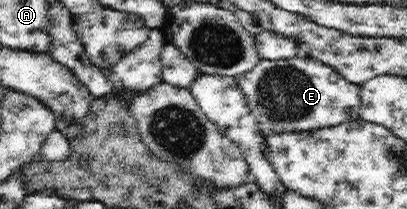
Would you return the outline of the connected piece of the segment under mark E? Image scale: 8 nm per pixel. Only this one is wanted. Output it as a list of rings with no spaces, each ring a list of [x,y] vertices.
[[[302,54],[283,60],[261,59],[254,69],[236,78],[264,134],[315,131],[361,119],[360,85],[346,81],[328,64]]]

